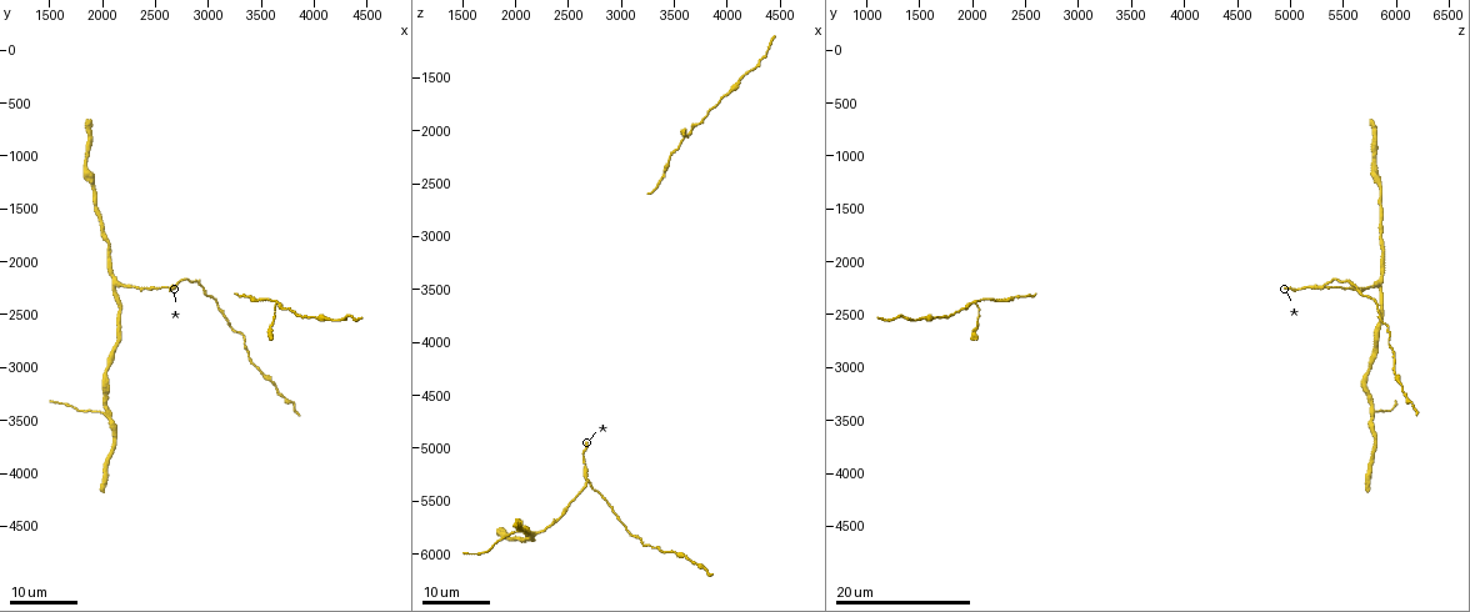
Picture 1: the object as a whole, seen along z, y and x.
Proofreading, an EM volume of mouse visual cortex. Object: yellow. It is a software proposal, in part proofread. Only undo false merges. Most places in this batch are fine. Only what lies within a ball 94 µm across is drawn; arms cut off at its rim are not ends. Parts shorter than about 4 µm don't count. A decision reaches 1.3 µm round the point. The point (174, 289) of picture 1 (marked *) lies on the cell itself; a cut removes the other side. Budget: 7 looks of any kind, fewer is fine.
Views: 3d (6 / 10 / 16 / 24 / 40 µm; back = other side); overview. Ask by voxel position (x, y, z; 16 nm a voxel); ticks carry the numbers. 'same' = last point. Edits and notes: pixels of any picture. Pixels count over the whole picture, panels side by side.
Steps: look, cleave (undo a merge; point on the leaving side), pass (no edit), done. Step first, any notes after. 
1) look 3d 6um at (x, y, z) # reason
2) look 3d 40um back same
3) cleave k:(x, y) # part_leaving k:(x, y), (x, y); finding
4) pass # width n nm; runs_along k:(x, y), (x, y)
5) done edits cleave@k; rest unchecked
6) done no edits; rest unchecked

look 3d 24um at (2680, 2240, 5320) # small branch off a trunk

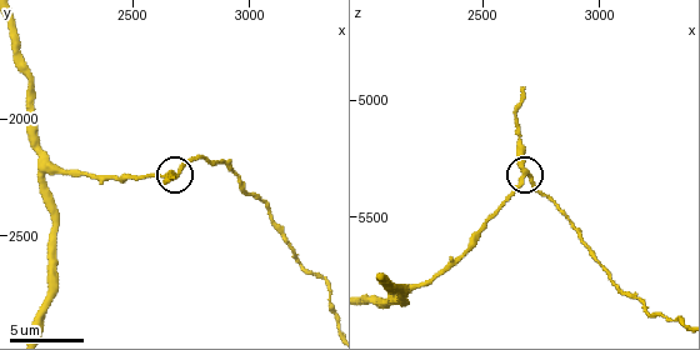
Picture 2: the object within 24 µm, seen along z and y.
look 3d 6um at (2690, 2230, 5330)

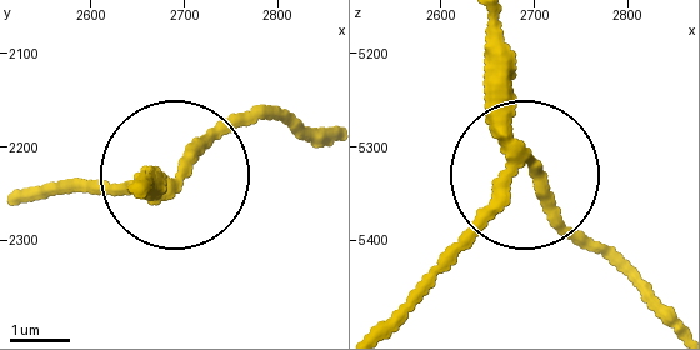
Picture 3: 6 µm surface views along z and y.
pass # runs_along 3:(146, 185), (261, 116); continuous, no second cell

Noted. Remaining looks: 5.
look 3d 24um at (2020, 3420, 5780)

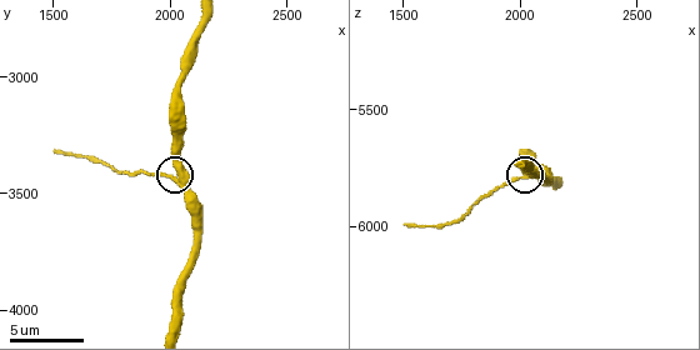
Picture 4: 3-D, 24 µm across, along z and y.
look 3d 10um at (2000, 3440, 5800)

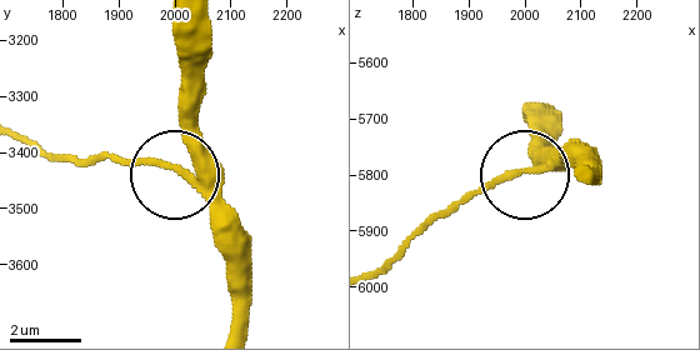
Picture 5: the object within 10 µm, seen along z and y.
pass # one cell here

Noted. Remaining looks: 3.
look 3d 24um at (3680, 2380, 2000) # two arms in line, one across

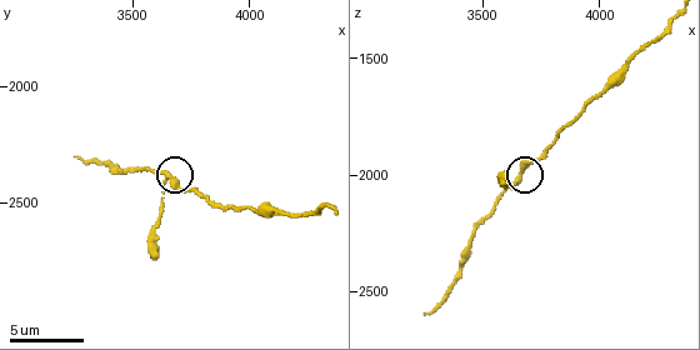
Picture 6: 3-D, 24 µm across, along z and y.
look 3d 6um at (3650, 2390, 2020)

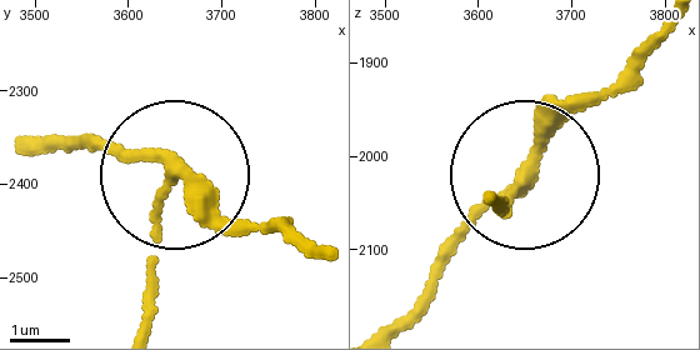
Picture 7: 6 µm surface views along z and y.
pass # width 200 nm; all the same cell

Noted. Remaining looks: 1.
look 3d 10um at (4120, 2540, 1520) # sudden change in width

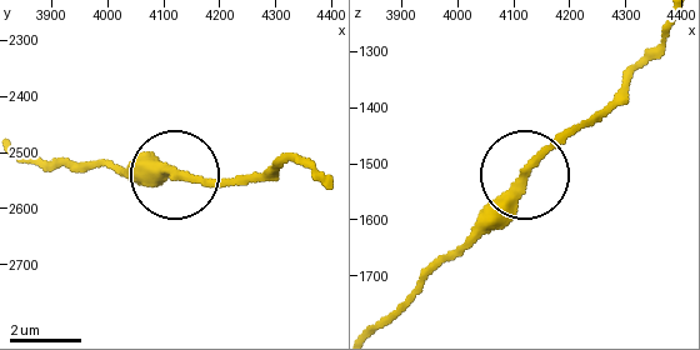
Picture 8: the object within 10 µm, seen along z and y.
pass # width 290 nm; runs_along 8:(20, 148), (91, 169), (259, 178); all the same cell

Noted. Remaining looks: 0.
done no edits; rest unchecked

